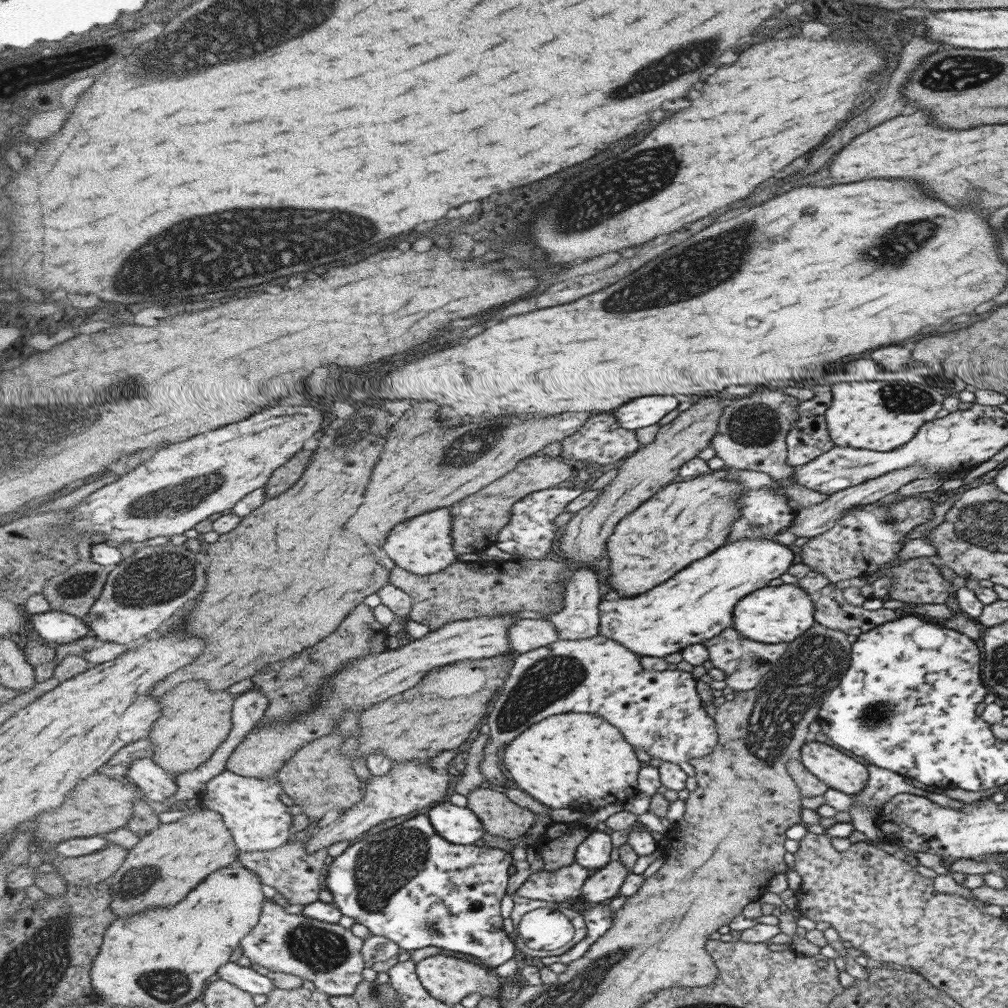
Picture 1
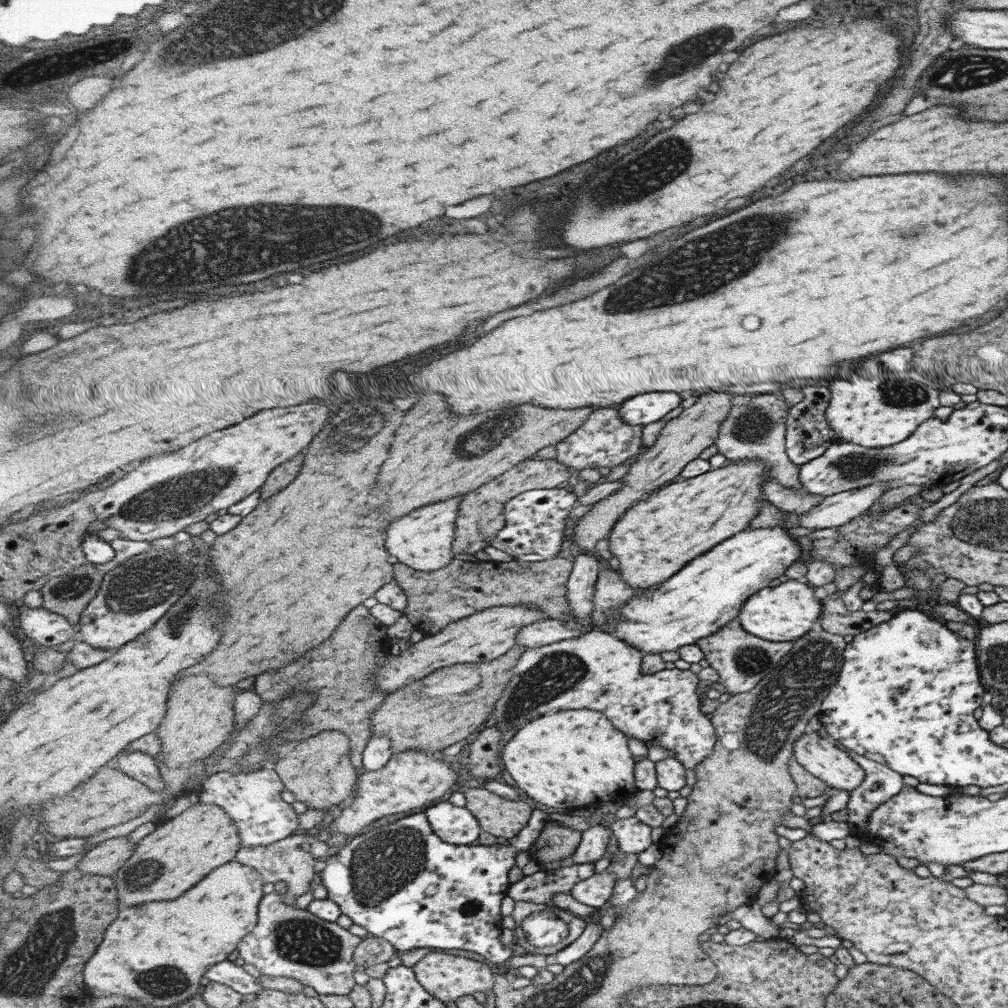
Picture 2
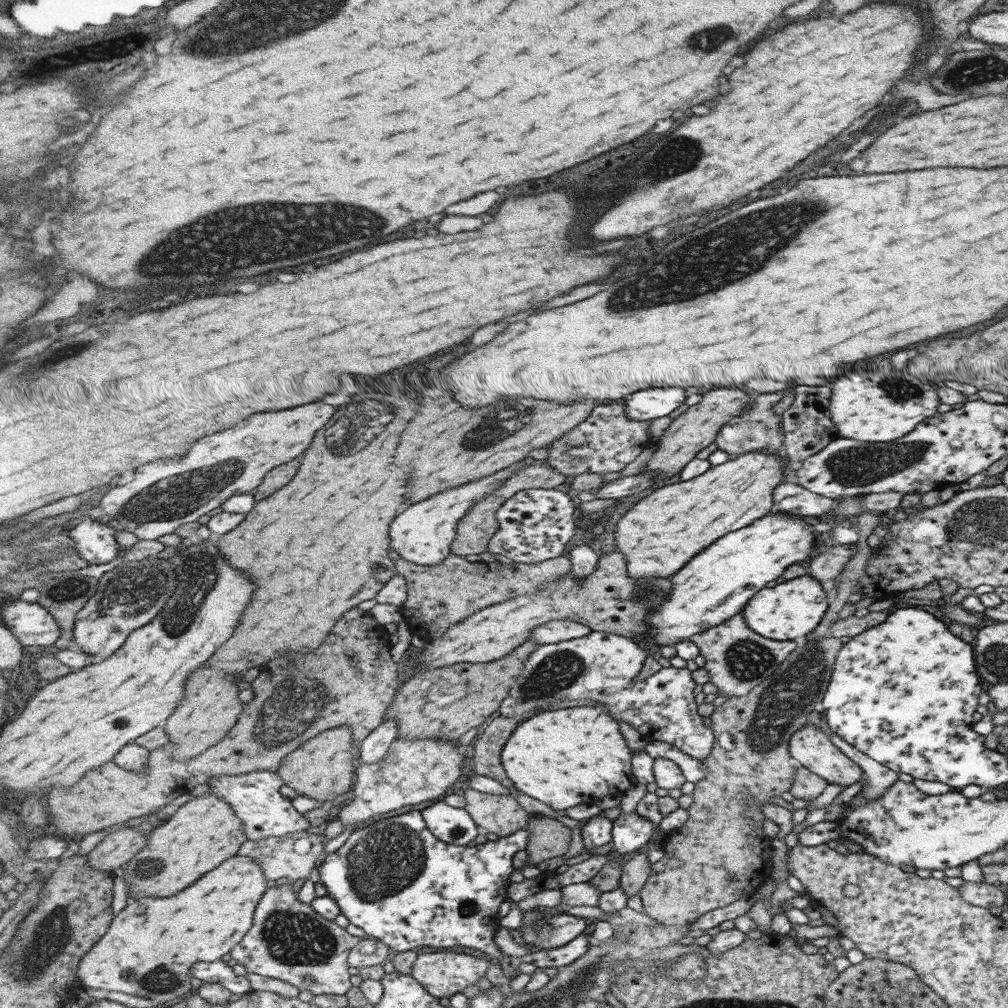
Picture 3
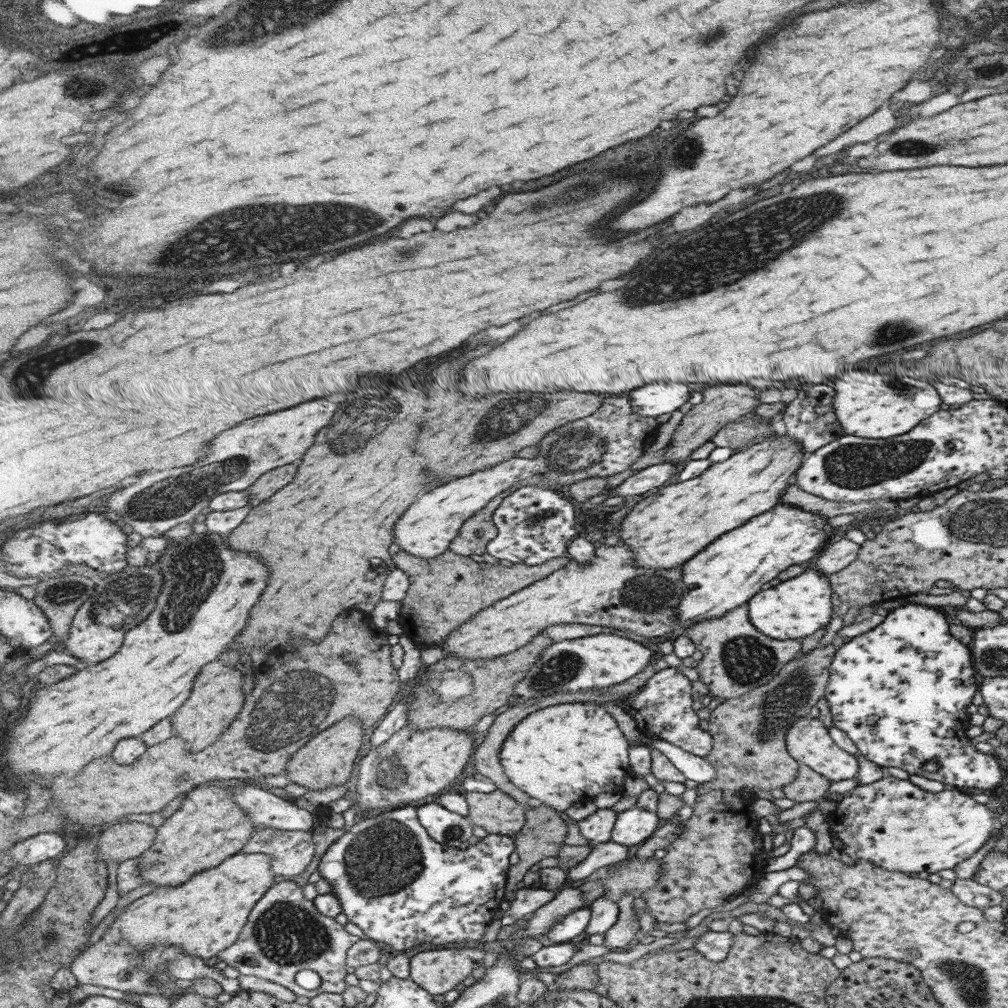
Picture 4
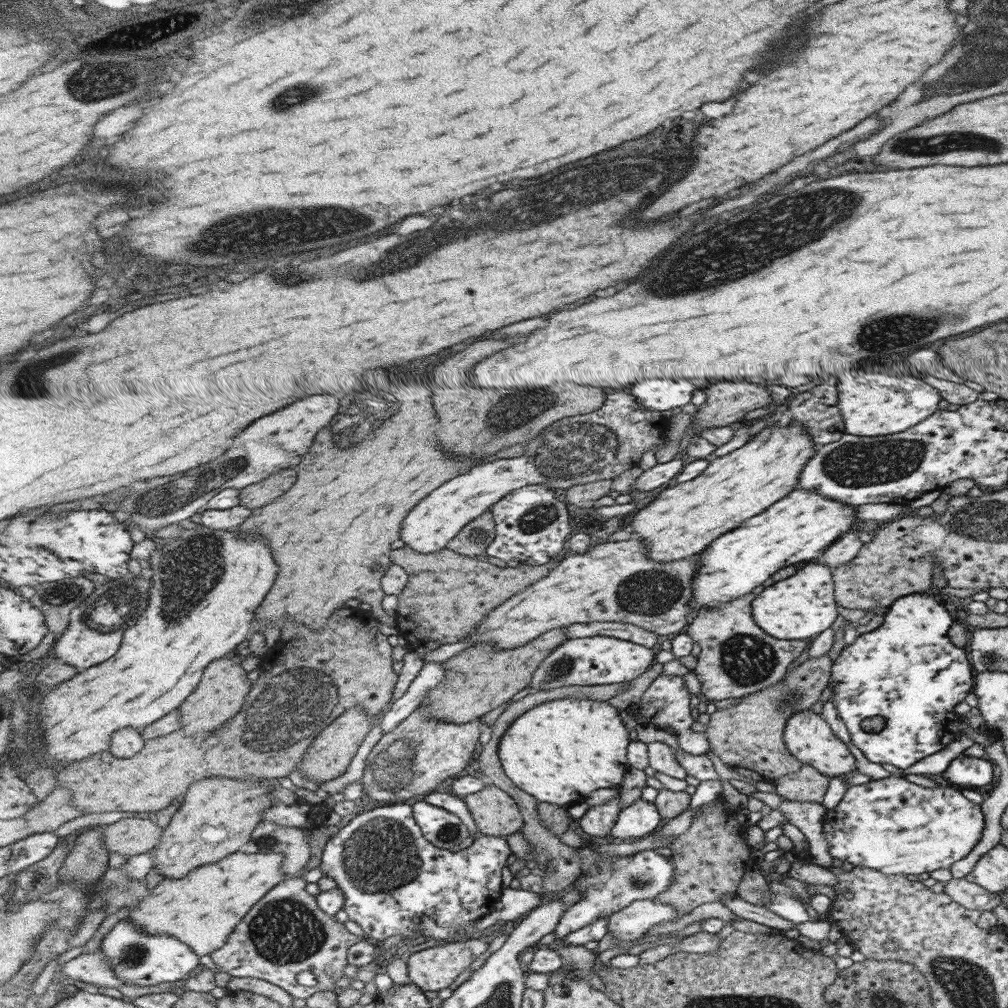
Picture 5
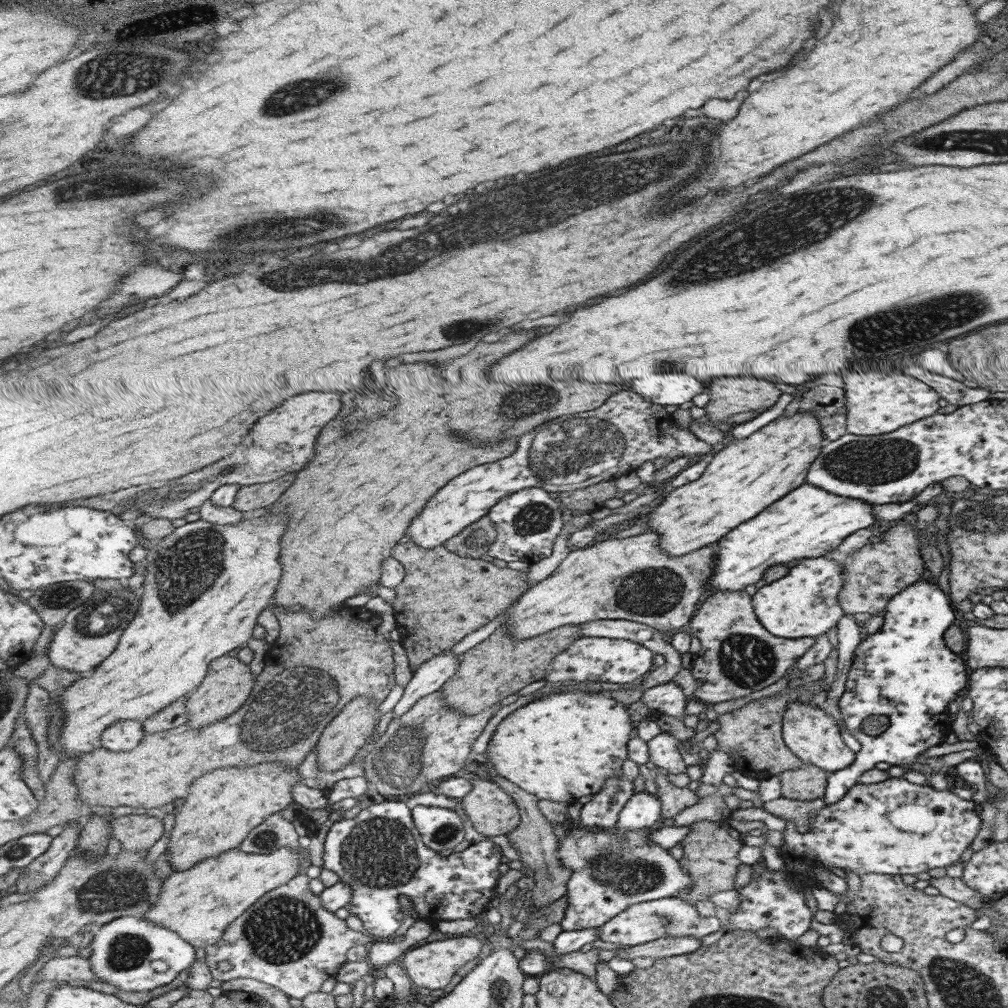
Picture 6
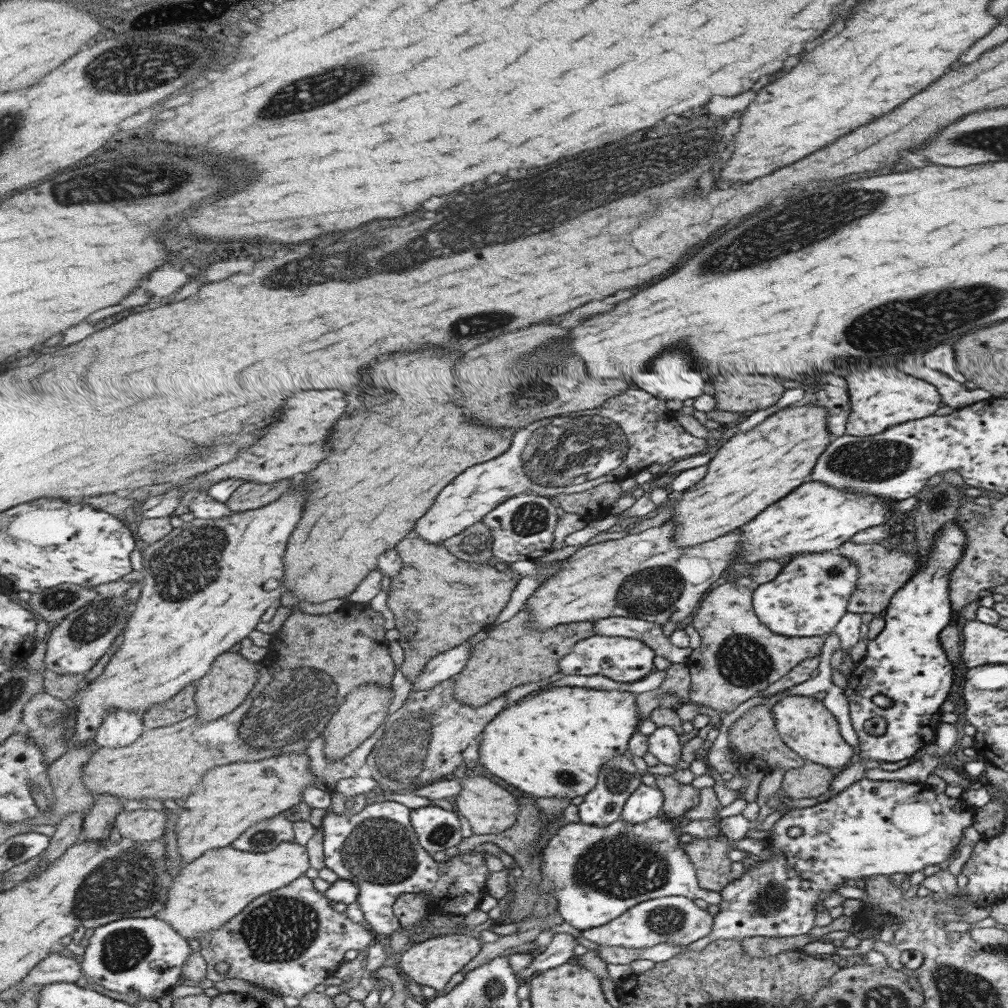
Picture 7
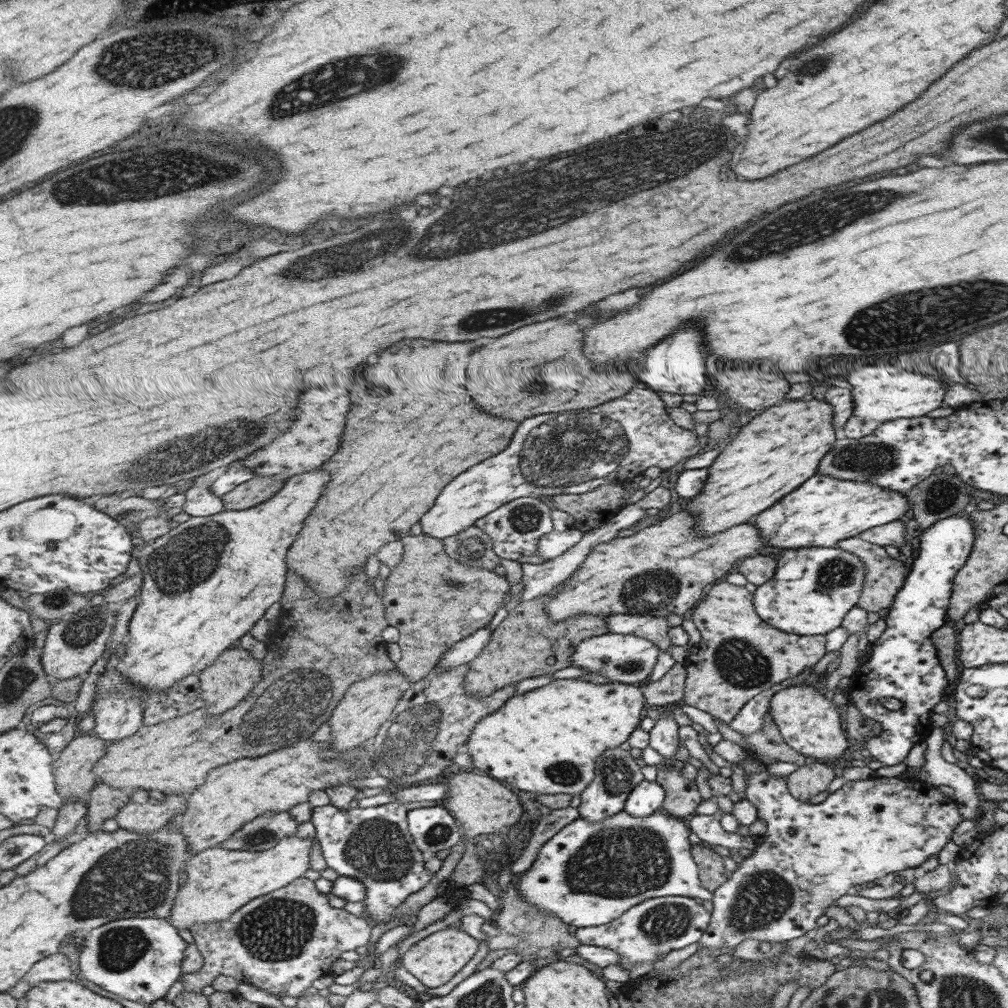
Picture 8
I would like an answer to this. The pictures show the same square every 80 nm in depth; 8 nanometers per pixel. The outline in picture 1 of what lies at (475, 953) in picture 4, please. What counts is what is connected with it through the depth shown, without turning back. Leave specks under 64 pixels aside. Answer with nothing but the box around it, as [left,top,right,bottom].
[417,954,501,1006]

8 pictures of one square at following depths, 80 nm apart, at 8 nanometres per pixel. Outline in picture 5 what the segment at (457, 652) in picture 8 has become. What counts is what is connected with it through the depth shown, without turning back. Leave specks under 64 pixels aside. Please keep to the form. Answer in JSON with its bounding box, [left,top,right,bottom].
[381,662,448,734]

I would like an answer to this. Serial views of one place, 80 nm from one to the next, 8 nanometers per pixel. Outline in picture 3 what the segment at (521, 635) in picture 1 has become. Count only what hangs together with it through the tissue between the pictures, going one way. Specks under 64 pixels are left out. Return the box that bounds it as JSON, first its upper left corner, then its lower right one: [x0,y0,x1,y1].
[529,620,593,645]

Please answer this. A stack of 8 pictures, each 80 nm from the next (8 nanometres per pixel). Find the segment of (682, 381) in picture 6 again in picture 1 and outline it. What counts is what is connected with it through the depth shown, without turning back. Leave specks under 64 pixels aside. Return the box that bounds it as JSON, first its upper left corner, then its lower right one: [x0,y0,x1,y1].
[614,396,679,430]

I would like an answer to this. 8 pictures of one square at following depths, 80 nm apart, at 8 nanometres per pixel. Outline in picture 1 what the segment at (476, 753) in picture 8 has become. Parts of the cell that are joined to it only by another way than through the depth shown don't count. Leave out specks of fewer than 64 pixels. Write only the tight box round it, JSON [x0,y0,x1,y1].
[503,712,644,811]

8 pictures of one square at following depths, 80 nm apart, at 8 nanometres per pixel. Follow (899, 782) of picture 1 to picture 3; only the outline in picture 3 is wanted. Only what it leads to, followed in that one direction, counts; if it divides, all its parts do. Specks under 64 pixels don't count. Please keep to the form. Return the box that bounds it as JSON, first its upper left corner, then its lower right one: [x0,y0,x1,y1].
[828,732,897,801]

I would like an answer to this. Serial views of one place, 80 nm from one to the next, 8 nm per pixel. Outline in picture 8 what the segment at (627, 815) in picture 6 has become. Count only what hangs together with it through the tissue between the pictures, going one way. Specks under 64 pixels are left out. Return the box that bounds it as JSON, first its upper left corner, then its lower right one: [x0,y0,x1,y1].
[624,779,666,817]

